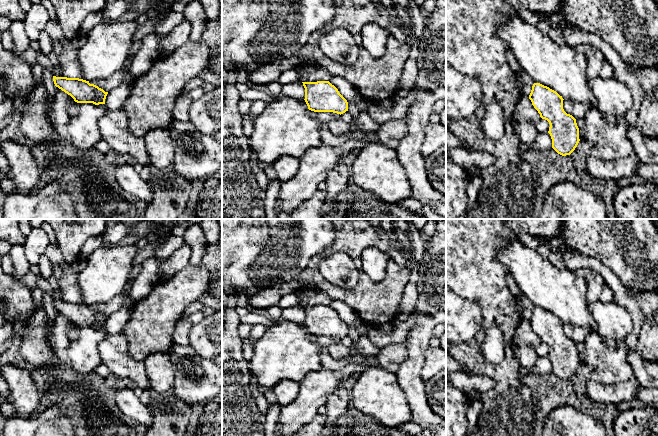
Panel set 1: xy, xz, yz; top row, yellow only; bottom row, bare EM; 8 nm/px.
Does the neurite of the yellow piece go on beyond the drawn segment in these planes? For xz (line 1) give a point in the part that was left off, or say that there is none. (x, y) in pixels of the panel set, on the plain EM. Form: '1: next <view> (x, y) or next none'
1: next none

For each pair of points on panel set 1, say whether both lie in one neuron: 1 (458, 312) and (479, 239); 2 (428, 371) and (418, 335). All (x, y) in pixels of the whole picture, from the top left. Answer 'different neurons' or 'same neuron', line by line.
1: different neurons
2: different neurons

